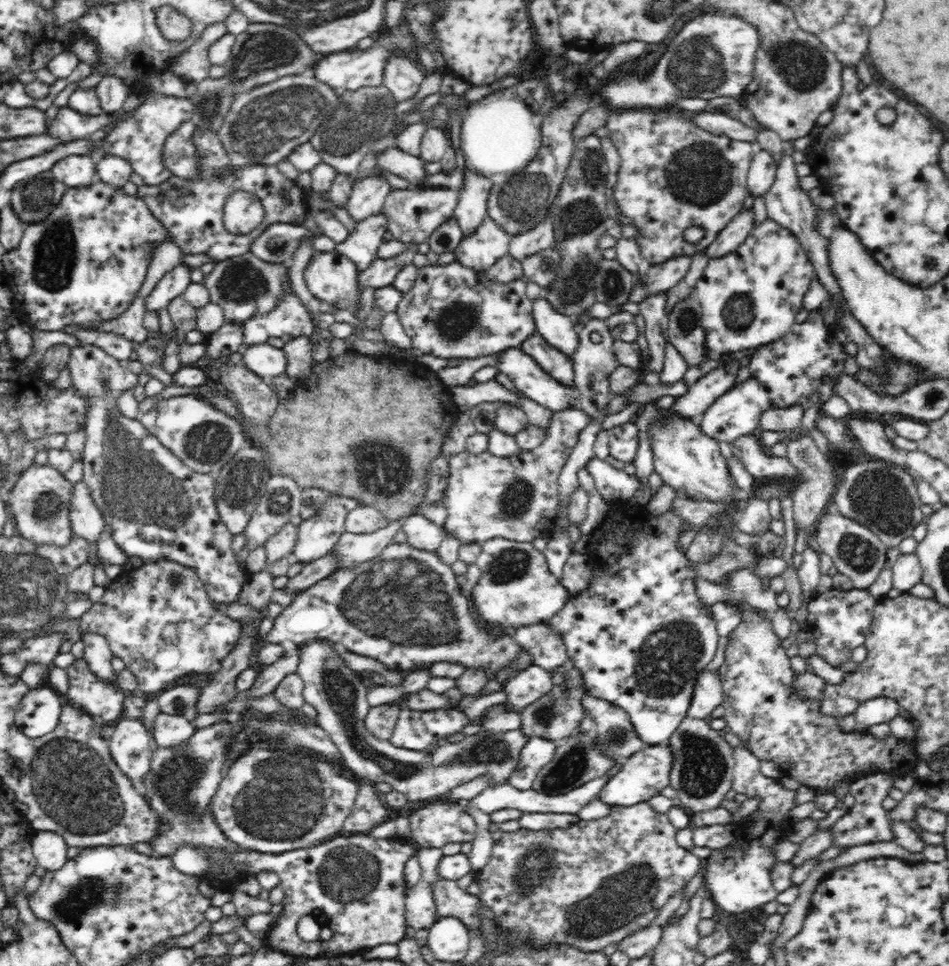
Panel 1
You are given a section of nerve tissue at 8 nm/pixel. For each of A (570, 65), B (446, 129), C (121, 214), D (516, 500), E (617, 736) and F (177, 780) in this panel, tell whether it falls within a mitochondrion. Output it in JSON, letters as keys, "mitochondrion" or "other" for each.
{"A":"other","B":"other","C":"other","D":"mitochondrion","E":"mitochondrion","F":"mitochondrion"}

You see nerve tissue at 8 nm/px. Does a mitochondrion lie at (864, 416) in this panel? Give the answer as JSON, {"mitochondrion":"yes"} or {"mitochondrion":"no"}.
{"mitochondrion":"no"}

